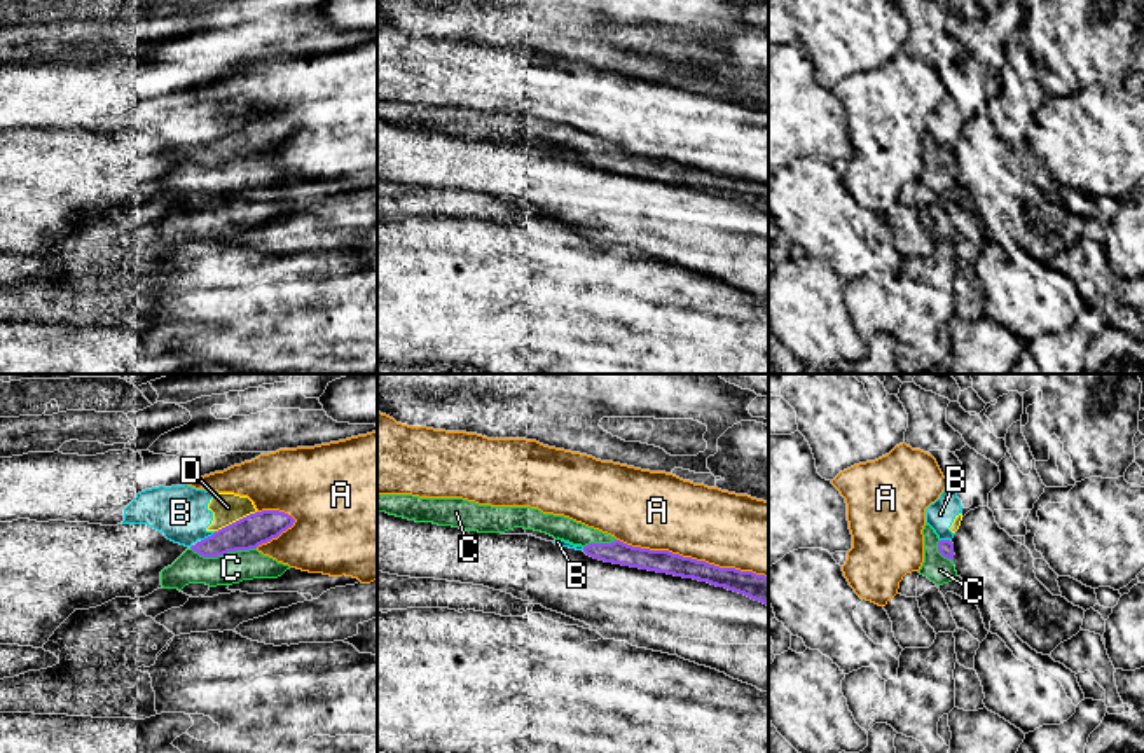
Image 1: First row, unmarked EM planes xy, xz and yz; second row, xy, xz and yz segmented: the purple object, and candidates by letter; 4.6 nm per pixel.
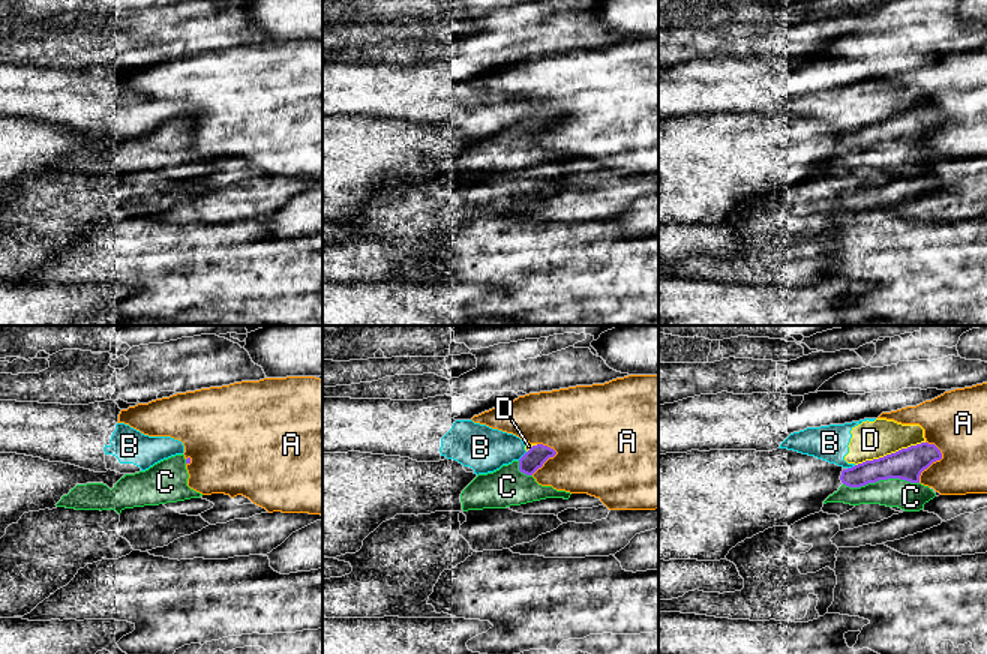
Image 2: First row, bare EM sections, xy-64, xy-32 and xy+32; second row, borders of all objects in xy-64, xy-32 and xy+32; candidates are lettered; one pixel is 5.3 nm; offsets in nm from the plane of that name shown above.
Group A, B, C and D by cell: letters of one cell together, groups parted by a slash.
A / B D / C

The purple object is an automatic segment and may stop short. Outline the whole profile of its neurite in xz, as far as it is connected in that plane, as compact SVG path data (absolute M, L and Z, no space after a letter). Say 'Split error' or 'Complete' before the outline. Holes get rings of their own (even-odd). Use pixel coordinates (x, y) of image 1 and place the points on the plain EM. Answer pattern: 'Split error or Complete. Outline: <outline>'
Split error. Outline: M377 103L377 119L416 131L433 131L479 142L505 142L513 136L534 138L582 154L594 168L707 190L744 203L768 215L768 185L669 159L627 154L615 145L564 124L543 122L531 115L491 115L463 107L419 107L412 103Z

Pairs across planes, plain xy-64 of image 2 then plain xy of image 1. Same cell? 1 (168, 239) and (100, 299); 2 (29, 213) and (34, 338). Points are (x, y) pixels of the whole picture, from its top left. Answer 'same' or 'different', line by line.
1: different
2: different

